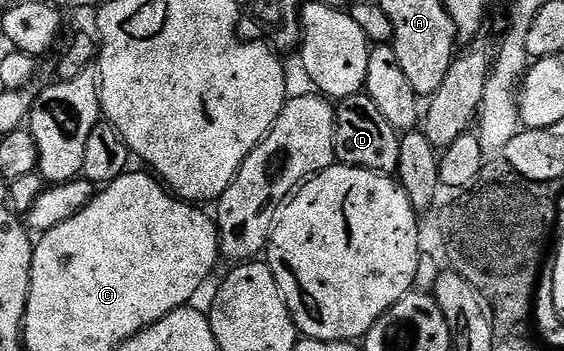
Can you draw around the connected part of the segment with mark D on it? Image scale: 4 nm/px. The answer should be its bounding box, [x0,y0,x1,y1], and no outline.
[334,92,400,176]

